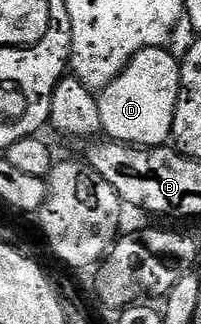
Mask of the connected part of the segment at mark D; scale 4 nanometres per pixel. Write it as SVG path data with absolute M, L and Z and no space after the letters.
M147 47L127 62L127 68L104 91L98 92L102 134L116 143L131 143L134 147L162 147L171 139L173 117L181 89L180 60L170 55L167 47Z

